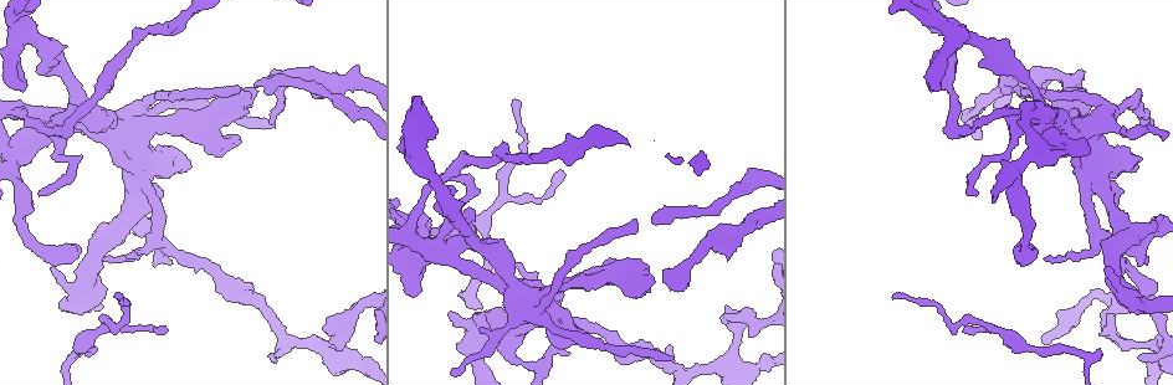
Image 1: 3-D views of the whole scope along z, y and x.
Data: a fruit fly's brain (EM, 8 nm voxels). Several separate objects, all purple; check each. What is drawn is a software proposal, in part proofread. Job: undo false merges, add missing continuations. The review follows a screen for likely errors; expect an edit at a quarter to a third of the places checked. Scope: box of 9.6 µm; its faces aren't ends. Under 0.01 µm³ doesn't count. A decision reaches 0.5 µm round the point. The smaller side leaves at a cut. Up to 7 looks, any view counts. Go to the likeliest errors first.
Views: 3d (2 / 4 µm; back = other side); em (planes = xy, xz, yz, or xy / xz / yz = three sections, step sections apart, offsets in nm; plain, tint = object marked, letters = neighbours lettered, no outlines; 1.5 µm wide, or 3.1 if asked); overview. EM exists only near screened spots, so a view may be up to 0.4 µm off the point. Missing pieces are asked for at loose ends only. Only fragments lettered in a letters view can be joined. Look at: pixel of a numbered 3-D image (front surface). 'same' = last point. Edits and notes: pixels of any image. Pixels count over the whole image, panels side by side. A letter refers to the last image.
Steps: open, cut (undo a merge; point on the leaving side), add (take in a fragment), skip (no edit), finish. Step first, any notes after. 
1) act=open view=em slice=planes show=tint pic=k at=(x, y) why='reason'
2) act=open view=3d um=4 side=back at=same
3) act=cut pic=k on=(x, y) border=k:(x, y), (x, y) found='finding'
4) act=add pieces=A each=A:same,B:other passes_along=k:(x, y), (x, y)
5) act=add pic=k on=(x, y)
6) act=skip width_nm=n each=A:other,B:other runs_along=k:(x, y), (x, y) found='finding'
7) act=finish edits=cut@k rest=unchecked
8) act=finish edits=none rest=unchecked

act=open view=3d um=2 pic=1 at=(273, 125)

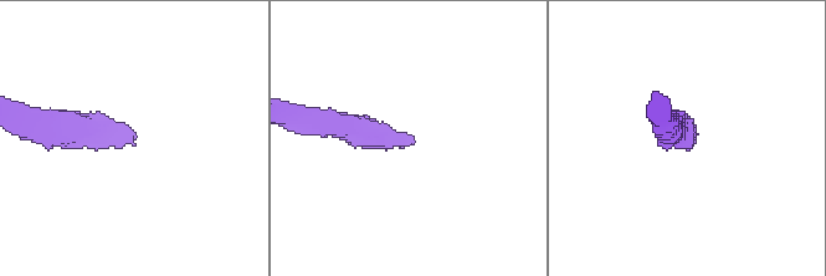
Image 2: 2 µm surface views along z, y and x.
act=open view=em slice=planes show=letters pic=2 at=(688, 139) why='shape alone is not enough'

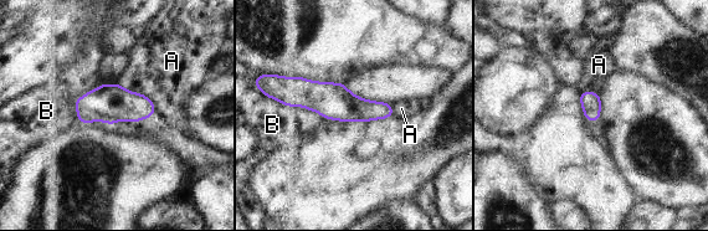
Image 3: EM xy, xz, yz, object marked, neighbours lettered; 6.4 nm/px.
act=skip each=A:other,B:other found='none of them fits'

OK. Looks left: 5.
act=open view=em slice=planes show=letters pic=1 at=(563, 172) why='thin end'

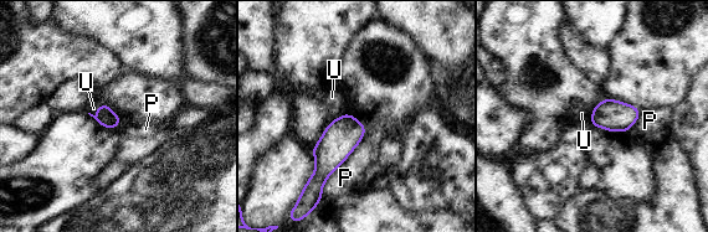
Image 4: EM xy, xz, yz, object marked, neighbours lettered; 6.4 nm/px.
act=skip each=P:other,U:other border=4:(367, 128), (324, 182), (321, 197) found='none of them fits'

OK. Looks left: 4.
act=open view=em slice=planes show=letters pic=1 at=(104, 259) why='an open end'

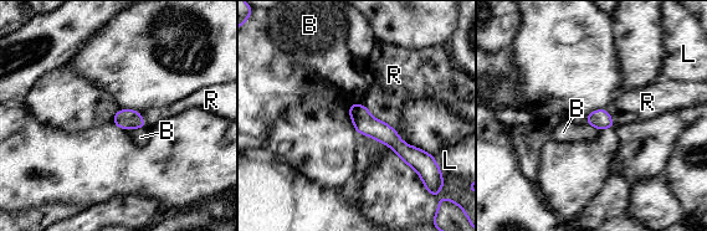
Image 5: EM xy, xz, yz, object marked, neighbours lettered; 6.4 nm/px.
act=skip width_nm=130 each=B:other,L:other,R:other runs_along=5:(353, 107), (408, 154), (420, 158) found='no lettered fragment goes on from it'

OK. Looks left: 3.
act=finish edits=none rest=unchecked

